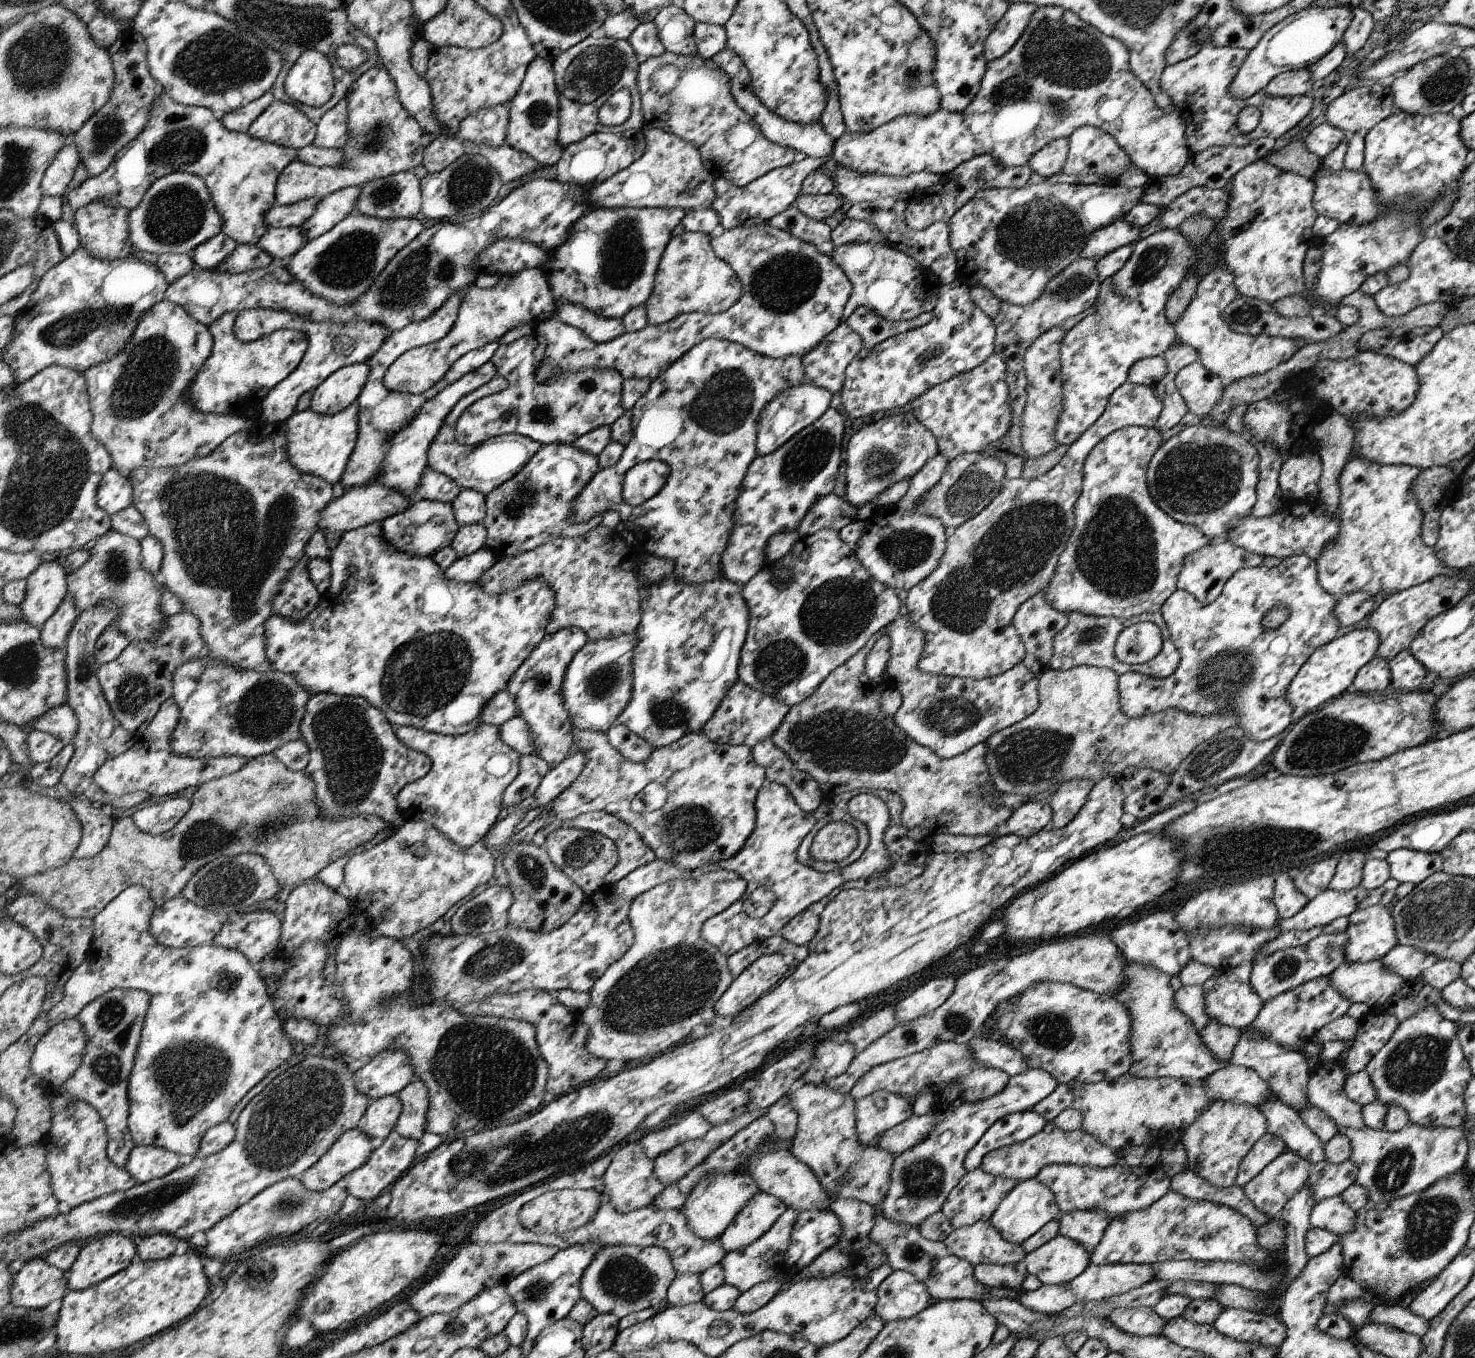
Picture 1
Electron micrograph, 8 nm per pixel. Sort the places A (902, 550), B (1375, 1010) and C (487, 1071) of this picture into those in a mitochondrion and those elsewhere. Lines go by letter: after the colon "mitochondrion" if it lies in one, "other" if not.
A: mitochondrion
B: other
C: mitochondrion

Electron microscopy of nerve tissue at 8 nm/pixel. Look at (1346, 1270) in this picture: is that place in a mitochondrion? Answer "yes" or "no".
no

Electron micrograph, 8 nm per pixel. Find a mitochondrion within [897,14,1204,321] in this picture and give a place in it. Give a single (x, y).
(1072, 57)

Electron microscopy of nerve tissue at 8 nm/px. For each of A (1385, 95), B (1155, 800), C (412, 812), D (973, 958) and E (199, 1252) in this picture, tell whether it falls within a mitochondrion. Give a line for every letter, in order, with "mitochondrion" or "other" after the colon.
A: other
B: other
C: other
D: other
E: other

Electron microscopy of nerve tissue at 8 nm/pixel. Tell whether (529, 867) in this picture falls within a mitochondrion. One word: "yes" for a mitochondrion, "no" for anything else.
yes

